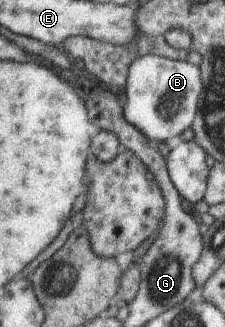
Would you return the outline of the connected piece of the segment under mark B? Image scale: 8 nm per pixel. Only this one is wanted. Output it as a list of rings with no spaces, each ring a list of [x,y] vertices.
[[[148,52],[147,55],[135,58],[128,68],[125,86],[125,105],[122,113],[125,120],[140,130],[154,143],[165,142],[173,144],[179,141],[179,135],[191,127],[197,114],[203,83],[200,77],[200,68],[187,61],[176,61],[167,57]]]

